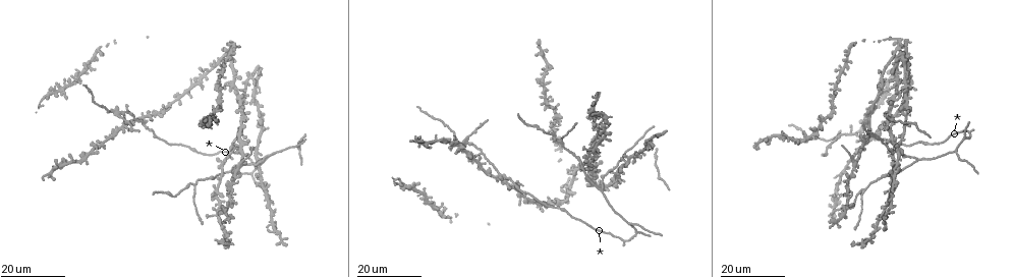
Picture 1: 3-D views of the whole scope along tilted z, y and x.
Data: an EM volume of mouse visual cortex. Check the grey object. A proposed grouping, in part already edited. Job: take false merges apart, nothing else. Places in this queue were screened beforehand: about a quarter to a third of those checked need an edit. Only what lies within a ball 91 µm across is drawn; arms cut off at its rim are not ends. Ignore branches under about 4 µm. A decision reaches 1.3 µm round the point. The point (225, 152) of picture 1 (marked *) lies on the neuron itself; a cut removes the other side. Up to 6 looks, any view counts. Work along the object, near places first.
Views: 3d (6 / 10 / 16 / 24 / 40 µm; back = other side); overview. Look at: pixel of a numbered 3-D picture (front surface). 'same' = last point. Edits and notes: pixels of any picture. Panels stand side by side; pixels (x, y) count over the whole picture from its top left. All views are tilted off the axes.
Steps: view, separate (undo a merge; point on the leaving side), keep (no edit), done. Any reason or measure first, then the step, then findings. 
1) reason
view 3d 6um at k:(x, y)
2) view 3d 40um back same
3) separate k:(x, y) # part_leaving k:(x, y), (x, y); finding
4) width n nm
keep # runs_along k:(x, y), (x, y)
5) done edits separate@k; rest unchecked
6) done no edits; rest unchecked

branch point
view 3d 16um at 1:(617, 166)

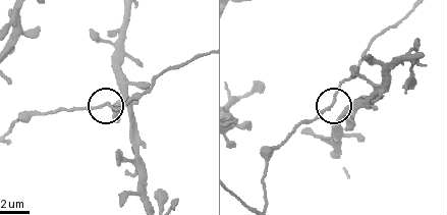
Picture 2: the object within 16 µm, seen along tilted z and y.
view 3d 6um at 2:(334, 98)

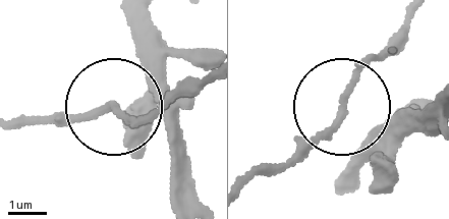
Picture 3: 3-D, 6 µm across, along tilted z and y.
arms 3
keep # runs_along 3:(20, 125), (110, 107), (153, 116), (197, 95); continuous, no second neuron

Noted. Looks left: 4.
branch point
view 3d 24um at 1:(230, 171)

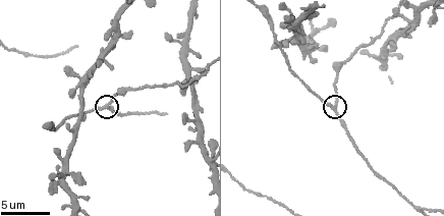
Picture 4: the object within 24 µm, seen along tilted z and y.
view 3d 6um at 4:(332, 107)

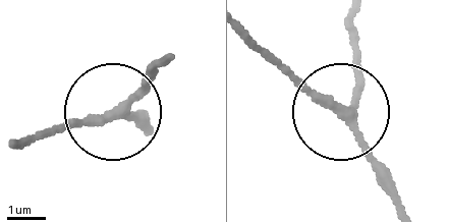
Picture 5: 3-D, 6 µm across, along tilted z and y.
width 220 nm
keep # runs_along 5:(396, 201), (353, 121), (300, 91), (254, 45); all the same neuron

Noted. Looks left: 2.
two arms in line, one across
view 3d 16um at 1:(964, 137)

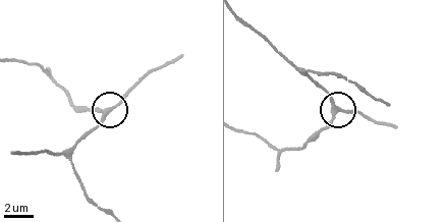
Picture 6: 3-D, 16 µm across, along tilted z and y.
view 3d 10um at 6:(106, 114)

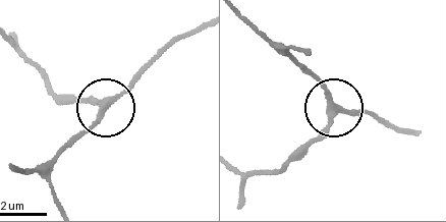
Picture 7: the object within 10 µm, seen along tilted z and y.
arms 3
keep # runs_along 7:(241, 172), (280, 167), (333, 110), (373, 114); continuous, no second neuron

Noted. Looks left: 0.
done no edits; rest unchecked

